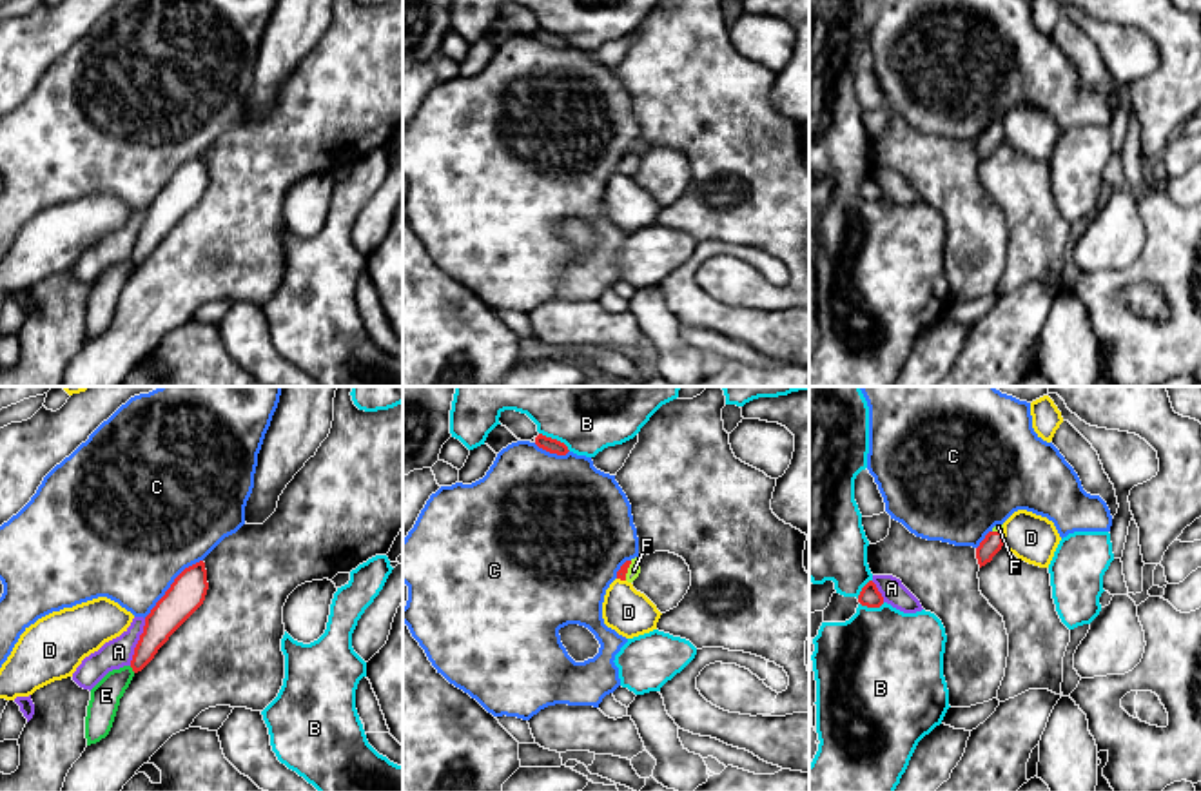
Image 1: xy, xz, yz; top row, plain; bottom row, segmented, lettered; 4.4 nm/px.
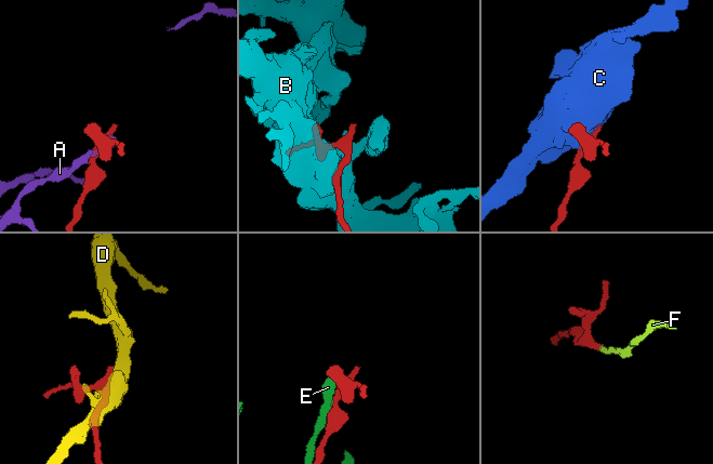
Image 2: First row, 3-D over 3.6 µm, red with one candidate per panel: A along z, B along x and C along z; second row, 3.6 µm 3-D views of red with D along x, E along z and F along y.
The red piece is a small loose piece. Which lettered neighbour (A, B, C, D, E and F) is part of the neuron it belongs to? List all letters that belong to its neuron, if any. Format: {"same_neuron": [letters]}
{"same_neuron": ["F"]}

